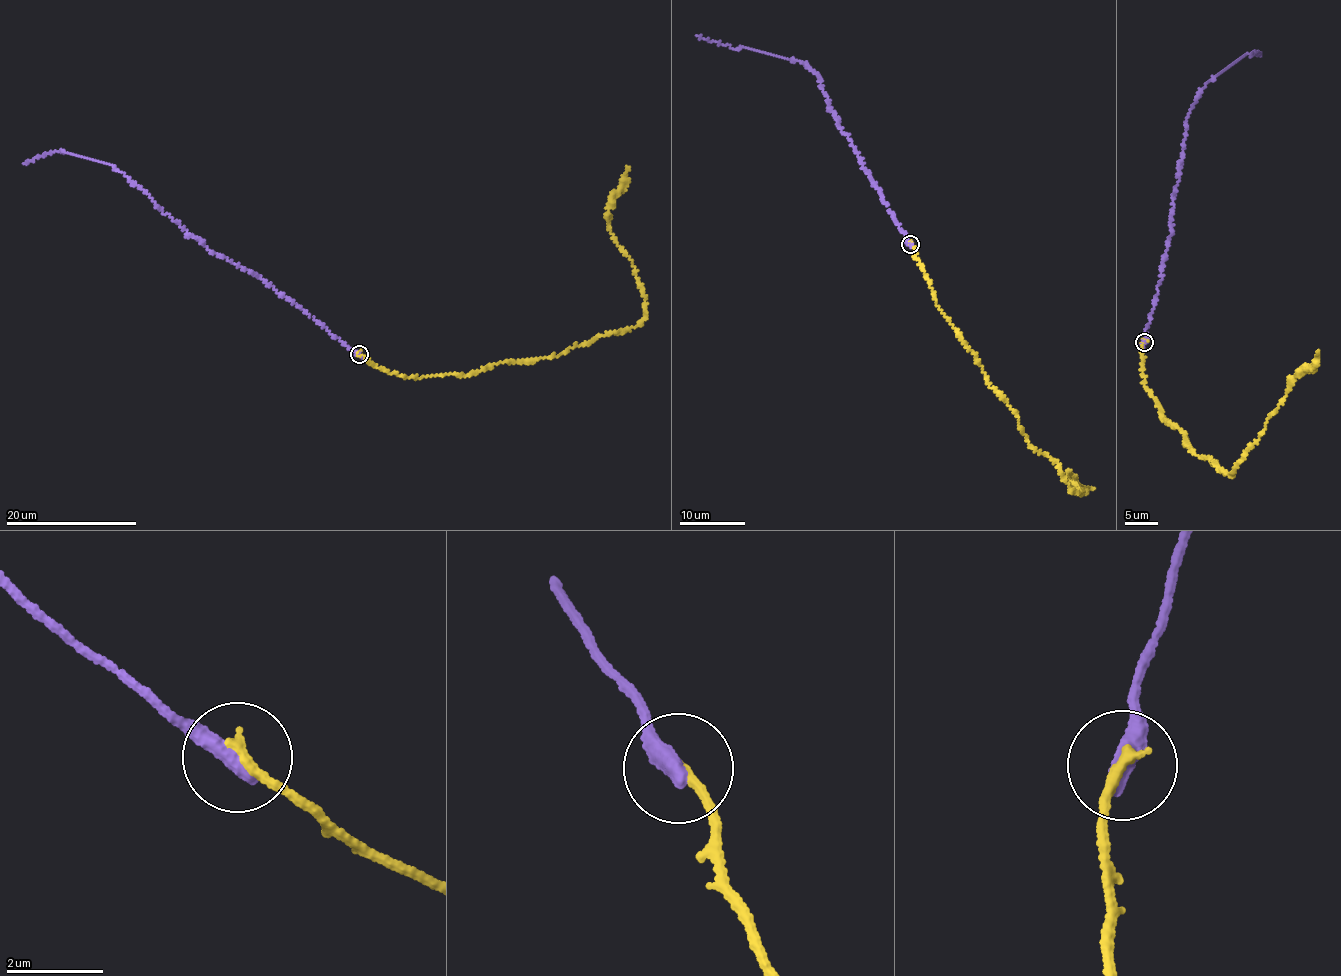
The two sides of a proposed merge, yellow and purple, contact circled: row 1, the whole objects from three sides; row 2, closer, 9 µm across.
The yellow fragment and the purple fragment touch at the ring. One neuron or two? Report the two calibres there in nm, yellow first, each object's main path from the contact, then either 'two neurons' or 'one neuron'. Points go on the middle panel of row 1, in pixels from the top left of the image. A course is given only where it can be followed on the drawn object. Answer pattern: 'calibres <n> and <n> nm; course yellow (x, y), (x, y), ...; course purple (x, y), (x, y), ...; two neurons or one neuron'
calibres 200 and 440 nm; course yellow (911, 244), (939, 309), (1025, 438), (1054, 462), (1067, 488), (1082, 492), (1065, 478), (1069, 474), (1093, 489); course purple (911, 244), (841, 131), (818, 75), (804, 63), (695, 35); two neurons

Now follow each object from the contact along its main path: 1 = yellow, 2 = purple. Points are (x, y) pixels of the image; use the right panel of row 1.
1: (1144, 343), (1146, 387), (1164, 418), (1181, 430), (1191, 451), (1229, 476), (1289, 382), (1313, 364), (1318, 352)
2: (1144, 343), (1173, 231), (1171, 210), (1188, 112), (1202, 89), (1214, 77), (1246, 54), (1259, 54)

